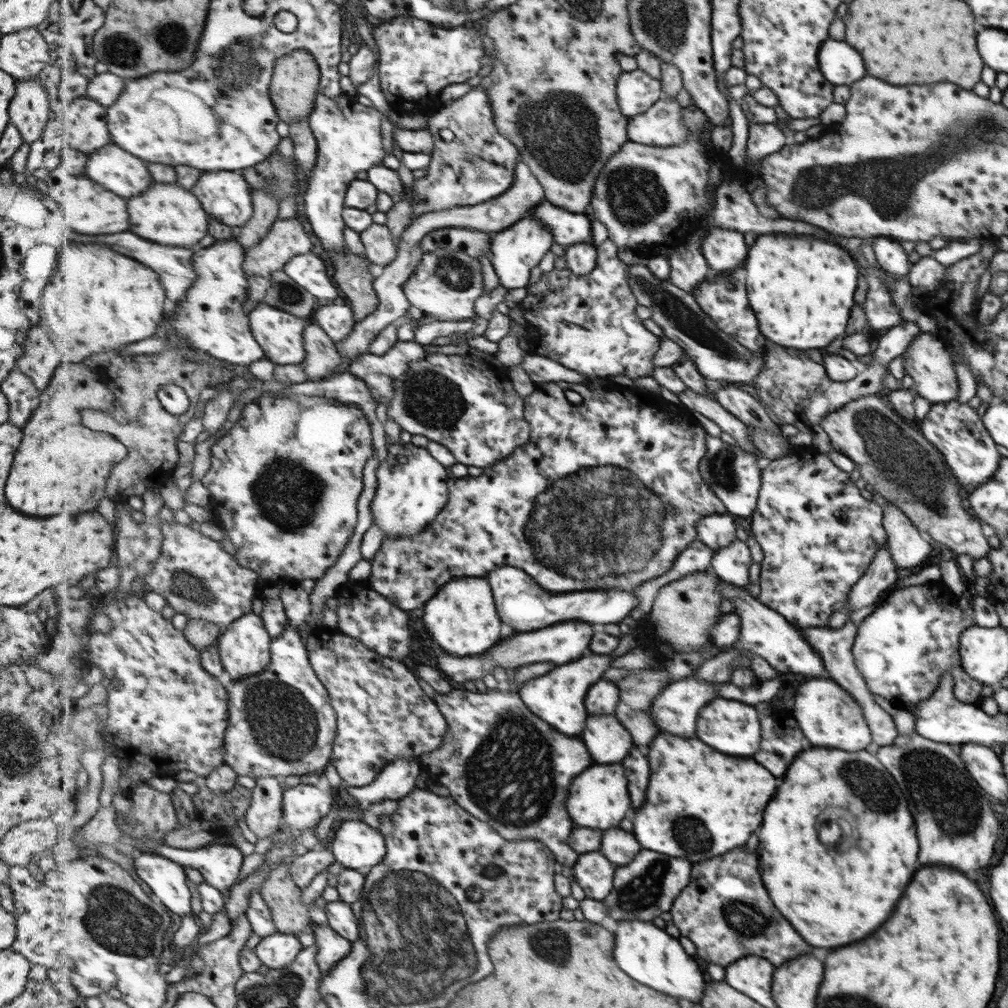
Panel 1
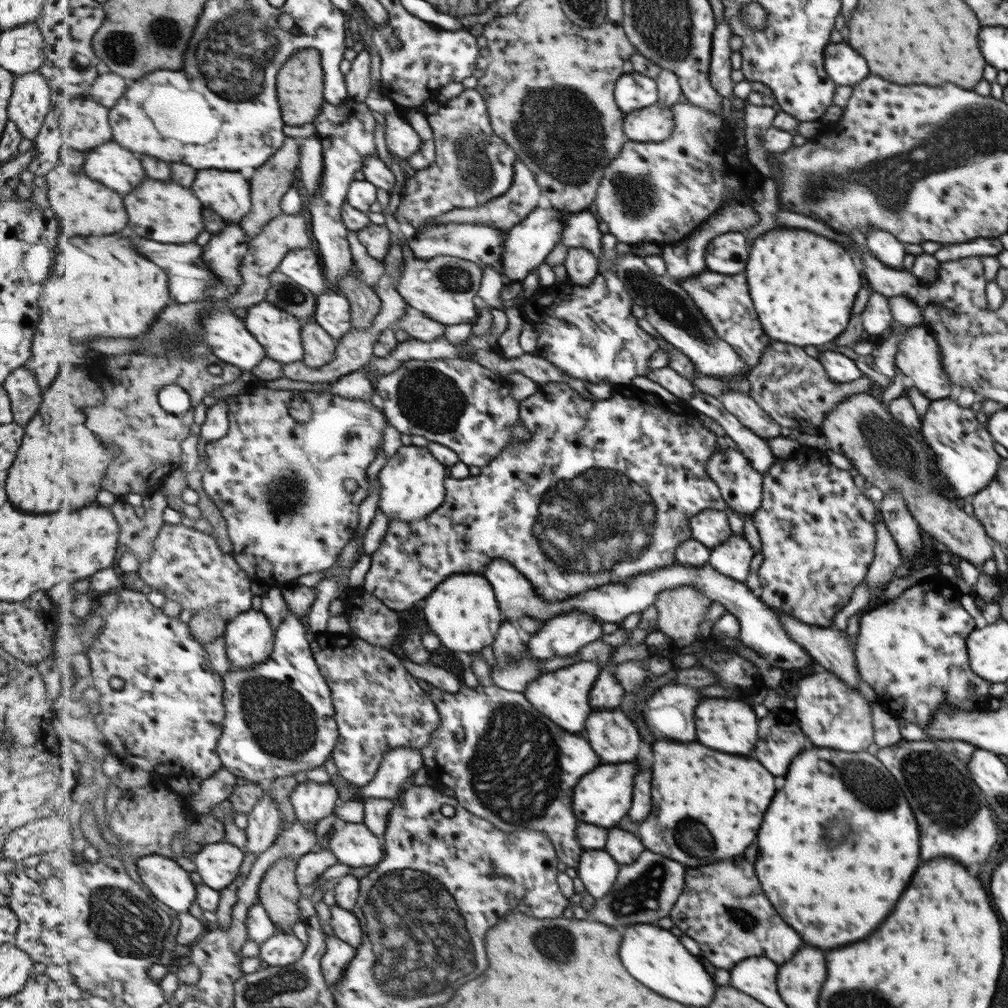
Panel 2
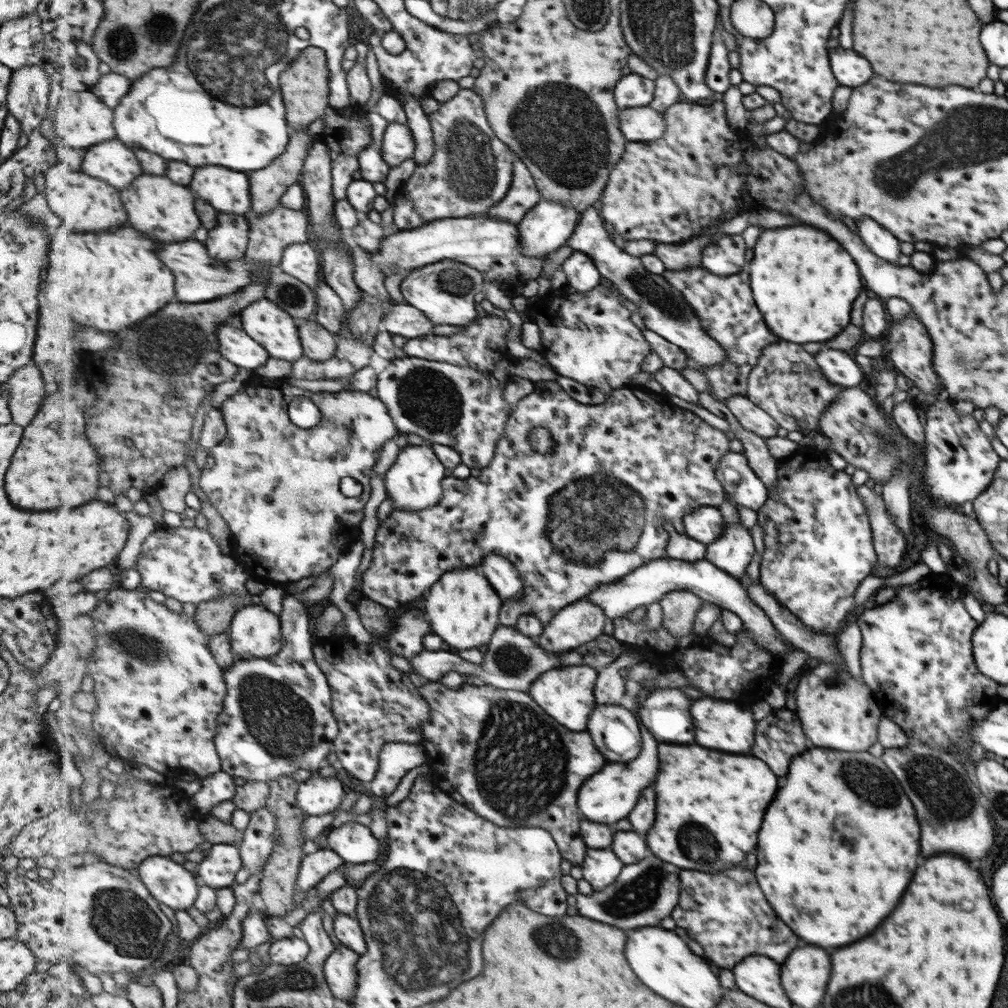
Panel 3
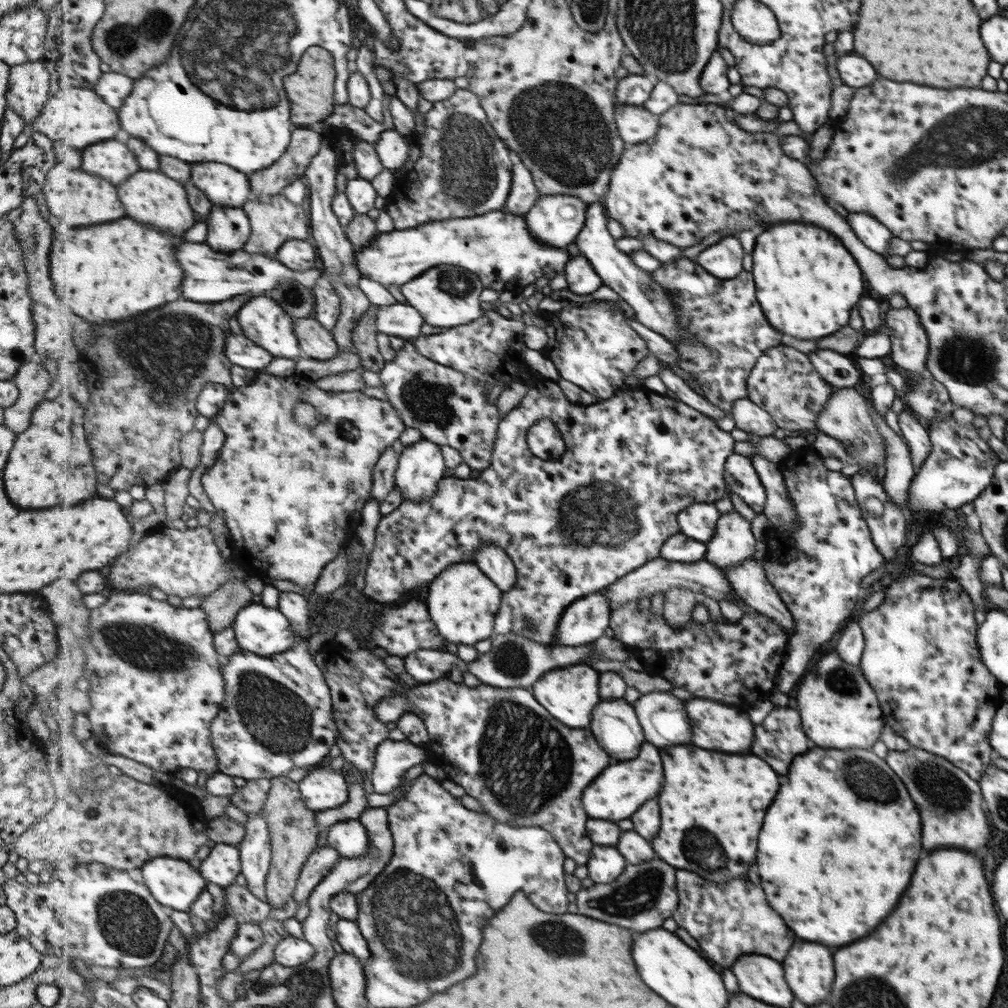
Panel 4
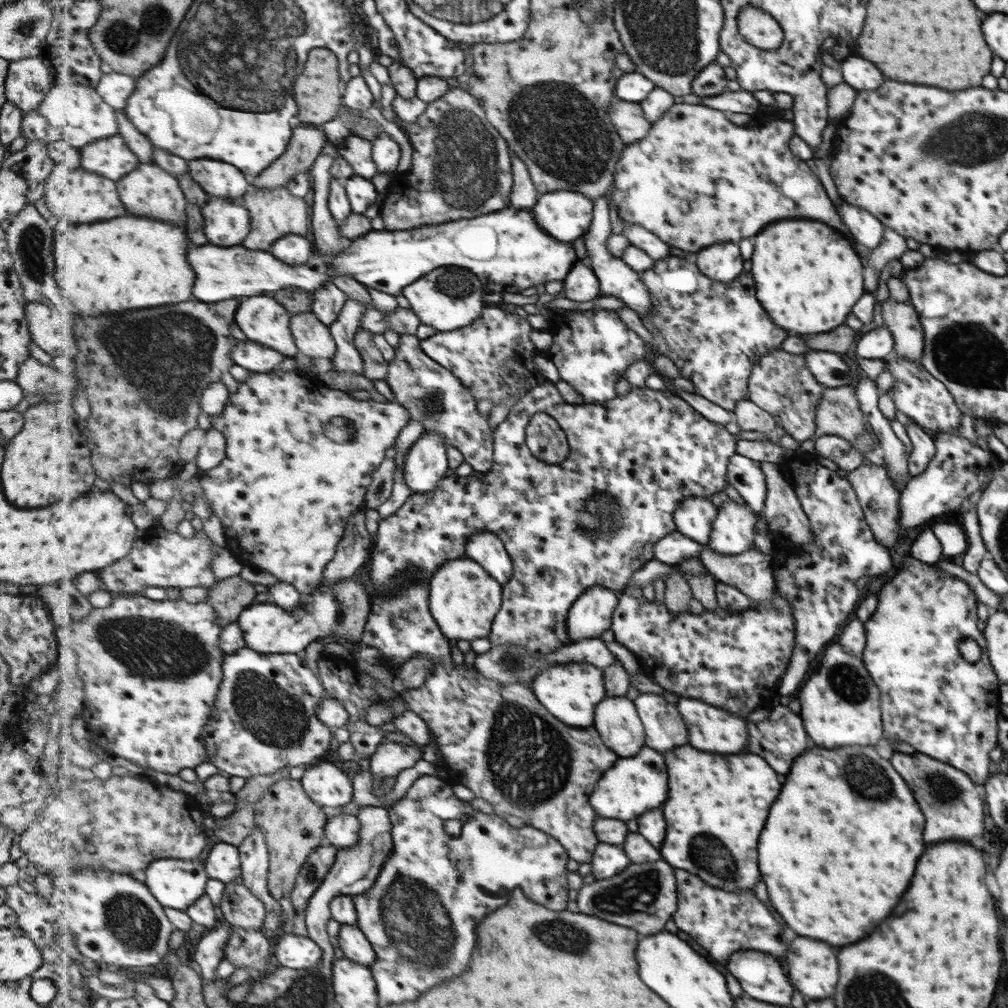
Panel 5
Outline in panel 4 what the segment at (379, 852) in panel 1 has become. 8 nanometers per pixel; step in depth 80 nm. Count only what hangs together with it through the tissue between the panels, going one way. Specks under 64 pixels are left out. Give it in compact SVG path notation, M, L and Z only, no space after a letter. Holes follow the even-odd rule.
M347 819L337 824L331 825L327 836L328 846L336 848L341 857L363 858L367 855L367 849L370 845L370 838L364 824L358 819Z

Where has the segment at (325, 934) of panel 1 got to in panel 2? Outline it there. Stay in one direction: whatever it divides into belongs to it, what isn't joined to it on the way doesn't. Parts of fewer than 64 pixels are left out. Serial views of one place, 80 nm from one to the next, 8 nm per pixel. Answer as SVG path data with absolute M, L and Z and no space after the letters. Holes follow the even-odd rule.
M337 935L328 936L328 953L322 958L322 966L330 986L336 986L342 981L357 951L358 949Z

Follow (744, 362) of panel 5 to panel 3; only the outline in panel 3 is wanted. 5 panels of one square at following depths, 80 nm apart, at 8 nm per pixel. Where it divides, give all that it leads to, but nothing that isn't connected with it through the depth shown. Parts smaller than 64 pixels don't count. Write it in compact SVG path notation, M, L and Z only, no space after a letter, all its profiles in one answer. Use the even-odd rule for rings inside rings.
M697 267L697 268L687 268L687 270L681 270L681 272L671 272L671 270L666 270L665 274L662 275L665 279L669 280L669 283L673 284L673 287L677 287L683 294L685 295L685 298L688 299L689 305L697 311L697 315L700 316L701 322L703 322L703 325L707 327L707 331L709 334L712 335L713 338L716 339L717 342L721 343L721 346L724 346L726 359L723 364L720 364L719 367L715 366L713 369L705 369L701 368L701 366L696 366L698 369L700 369L701 373L704 373L705 376L708 378L710 382L710 392L717 400L721 402L726 402L726 400L729 397L735 396L735 395L744 395L747 392L747 377L751 373L751 370L755 368L756 362L761 357L761 354L763 354L763 350L765 349L765 346L767 344L771 344L771 342L775 342L777 340L777 336L773 336L767 328L765 328L765 324L763 324L763 320L761 320L761 314L757 312L757 308L755 308L755 304L753 304L753 298L751 298L751 286L749 286L749 276L748 272L741 272L735 275L730 275L727 277L721 277L717 276L717 274L711 273L709 270L705 269L704 267Z

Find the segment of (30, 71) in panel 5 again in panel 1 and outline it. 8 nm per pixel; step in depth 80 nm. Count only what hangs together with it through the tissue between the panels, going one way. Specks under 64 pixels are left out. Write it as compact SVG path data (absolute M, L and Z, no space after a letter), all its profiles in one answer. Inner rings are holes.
M38 77L27 81L16 80L14 95L8 104L9 123L18 130L22 142L30 143L41 136L52 116L48 107L48 94Z

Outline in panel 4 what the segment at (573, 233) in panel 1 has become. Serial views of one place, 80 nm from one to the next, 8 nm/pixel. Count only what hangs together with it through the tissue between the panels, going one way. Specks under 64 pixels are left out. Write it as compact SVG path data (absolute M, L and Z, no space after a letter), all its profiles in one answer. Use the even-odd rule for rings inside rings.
M601 202L588 205L588 220L575 242L580 254L592 262L604 285L616 291L622 300L631 306L639 322L666 336L675 344L692 343L692 334L688 332L688 328L680 325L679 307L675 305L672 294L653 279L653 274L637 266L630 254L623 254L617 250L616 240L607 228L608 217L606 206Z

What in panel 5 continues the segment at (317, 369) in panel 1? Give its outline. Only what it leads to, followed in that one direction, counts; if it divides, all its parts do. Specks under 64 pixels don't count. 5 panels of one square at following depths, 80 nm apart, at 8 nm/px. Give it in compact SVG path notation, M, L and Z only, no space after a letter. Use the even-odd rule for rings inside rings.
M311 312L292 316L292 333L301 354L313 359L332 359L336 356L337 343L330 327Z

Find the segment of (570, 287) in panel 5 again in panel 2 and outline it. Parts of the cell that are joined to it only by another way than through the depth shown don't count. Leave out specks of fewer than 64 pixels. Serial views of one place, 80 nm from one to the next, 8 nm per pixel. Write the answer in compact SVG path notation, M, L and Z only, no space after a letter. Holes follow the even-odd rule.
M585 248L569 249L564 265L568 277L577 285L589 286L599 275L600 262L597 256Z

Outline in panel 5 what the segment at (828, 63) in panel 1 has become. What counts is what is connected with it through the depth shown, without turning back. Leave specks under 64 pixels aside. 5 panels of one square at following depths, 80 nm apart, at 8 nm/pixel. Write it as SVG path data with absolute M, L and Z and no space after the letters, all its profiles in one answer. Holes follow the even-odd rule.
M845 58L840 60L839 68L845 84L851 86L856 91L875 90L882 82L881 72L867 60L863 58Z

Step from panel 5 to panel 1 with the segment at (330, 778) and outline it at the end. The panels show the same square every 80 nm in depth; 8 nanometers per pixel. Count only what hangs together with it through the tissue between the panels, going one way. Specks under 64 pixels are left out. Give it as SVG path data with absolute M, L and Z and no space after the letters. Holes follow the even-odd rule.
M300 784L284 792L284 821L283 827L293 829L296 834L303 832L303 830L309 830L309 828L315 828L321 818L325 818L331 808L333 808L333 794L331 792L323 792L321 788L313 786L313 784Z

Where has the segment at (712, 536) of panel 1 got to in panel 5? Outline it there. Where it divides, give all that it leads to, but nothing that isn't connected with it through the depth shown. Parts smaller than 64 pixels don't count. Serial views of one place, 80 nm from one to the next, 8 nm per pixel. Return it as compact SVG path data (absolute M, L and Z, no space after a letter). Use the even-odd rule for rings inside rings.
M685 498L675 512L677 531L695 542L709 545L719 508L709 498Z

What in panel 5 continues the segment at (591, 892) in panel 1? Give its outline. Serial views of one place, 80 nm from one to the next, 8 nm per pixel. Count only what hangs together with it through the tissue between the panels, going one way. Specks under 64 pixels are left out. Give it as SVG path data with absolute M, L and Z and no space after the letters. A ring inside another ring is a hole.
M600 842L591 862L591 872L596 880L605 880L616 877L632 863L623 846Z

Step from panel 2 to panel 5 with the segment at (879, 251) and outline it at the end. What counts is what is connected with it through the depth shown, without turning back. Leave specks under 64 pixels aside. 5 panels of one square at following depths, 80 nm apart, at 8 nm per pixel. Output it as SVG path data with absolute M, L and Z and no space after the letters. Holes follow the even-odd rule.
M841 200L835 209L839 213L845 226L848 227L849 234L857 243L866 250L877 248L877 244L883 238L883 225L866 210L848 205Z

